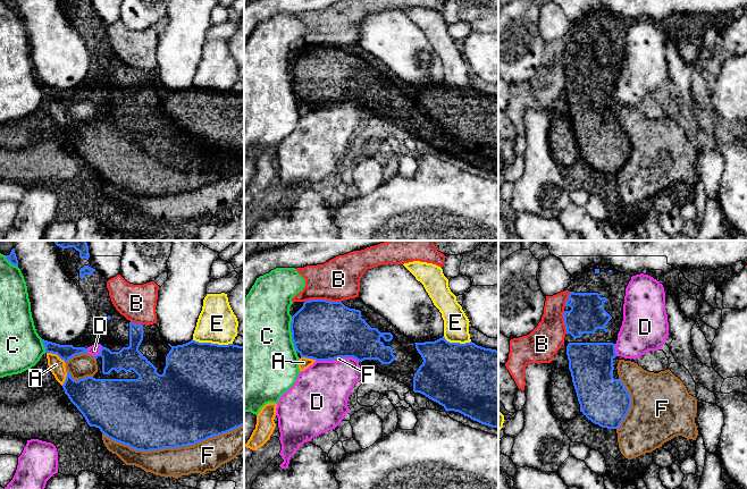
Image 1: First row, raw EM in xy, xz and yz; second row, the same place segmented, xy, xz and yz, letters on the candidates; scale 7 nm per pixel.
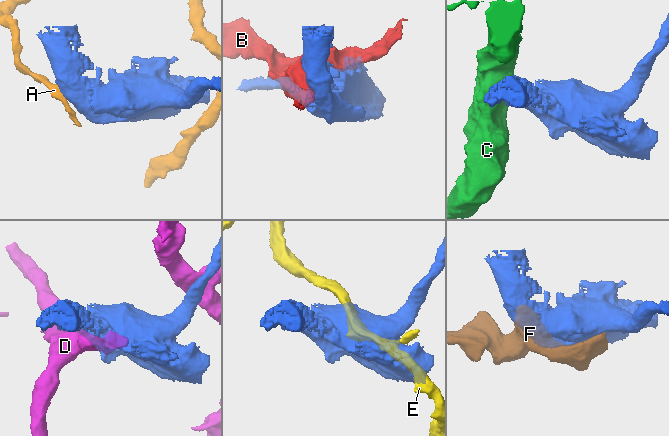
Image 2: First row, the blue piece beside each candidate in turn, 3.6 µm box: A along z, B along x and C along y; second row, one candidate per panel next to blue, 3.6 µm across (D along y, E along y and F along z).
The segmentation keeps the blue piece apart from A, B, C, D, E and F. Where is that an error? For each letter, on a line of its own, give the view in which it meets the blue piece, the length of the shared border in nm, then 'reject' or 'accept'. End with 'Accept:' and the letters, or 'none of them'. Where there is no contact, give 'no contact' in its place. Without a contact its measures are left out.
A: xy | 160 nm | reject
B: xz | 260 nm | reject
C: xz | 260 nm | reject
D: xz | 120 nm | reject
E: xy | 280 nm | reject
F: xy | 1000 nm | reject
Accept: none of them

